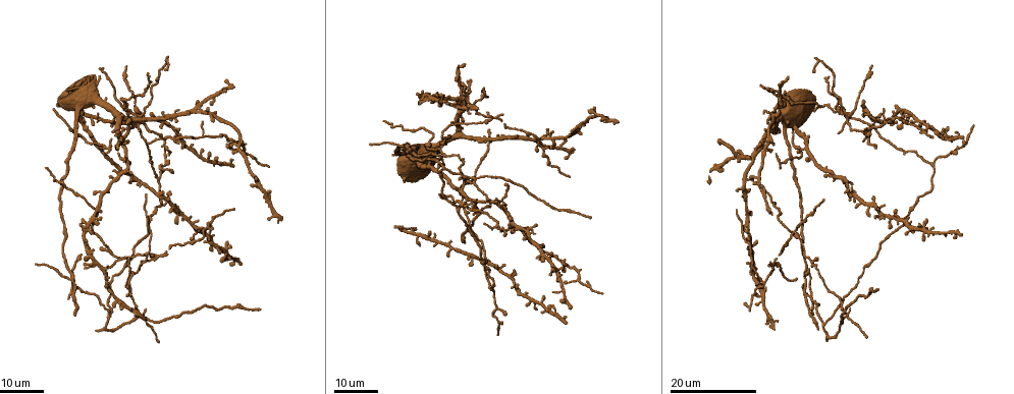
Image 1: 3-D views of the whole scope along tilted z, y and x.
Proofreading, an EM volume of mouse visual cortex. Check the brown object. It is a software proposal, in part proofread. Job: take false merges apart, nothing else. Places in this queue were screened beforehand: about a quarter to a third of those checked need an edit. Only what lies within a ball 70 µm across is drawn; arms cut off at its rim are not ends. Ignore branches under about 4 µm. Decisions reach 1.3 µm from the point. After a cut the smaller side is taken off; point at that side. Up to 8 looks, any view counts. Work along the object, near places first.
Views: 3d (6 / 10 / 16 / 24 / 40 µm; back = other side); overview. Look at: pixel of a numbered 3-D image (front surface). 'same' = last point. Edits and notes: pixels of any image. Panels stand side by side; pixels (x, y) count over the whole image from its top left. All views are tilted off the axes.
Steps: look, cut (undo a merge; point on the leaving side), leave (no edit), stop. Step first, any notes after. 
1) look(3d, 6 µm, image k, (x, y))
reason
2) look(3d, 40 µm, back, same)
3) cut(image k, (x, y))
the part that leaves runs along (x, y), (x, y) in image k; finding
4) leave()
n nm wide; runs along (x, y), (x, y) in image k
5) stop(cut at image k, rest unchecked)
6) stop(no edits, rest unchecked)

look(3d, 16 µm, image 1, (155, 254))
three-way junction

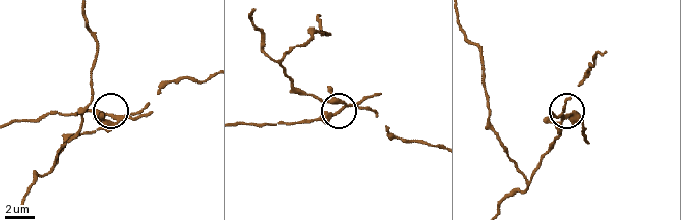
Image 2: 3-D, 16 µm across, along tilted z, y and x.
look(3d, 10 µm, image 2, (116, 118))
zoom in

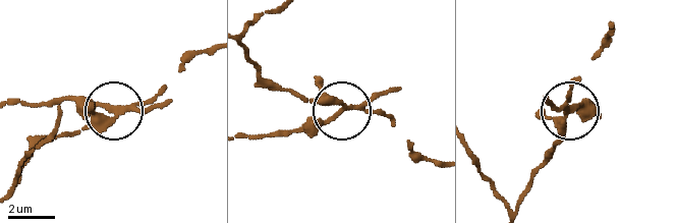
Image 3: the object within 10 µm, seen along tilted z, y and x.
cut(image 3, (320, 122))
the part that leaves runs along (348, 109), (269, 134), (245, 134) in image 3; a second cell is stuck on

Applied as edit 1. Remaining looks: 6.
look(overview)
see it whole again

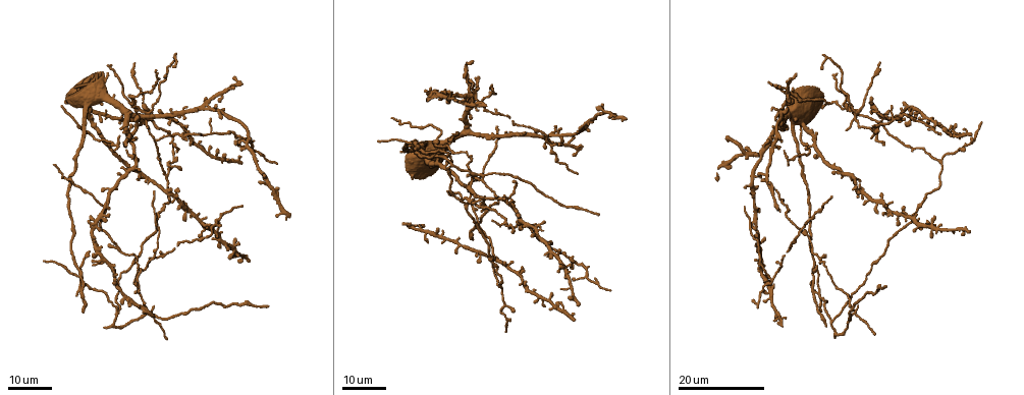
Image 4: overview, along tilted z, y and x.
look(3d, 16 µm, image 4, (829, 318))

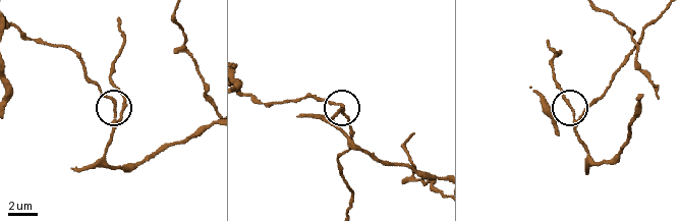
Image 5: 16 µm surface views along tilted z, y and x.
look(3d, 10 µm, image 5, (116, 113))

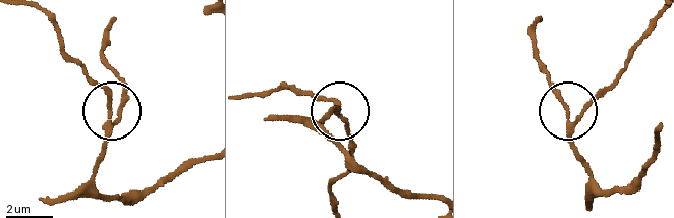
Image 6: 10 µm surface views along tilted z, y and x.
leave()
180 nm wide; continuous, no second cell

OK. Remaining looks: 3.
look(3d, 16 µm, image 4, (483, 173))
three arms meet

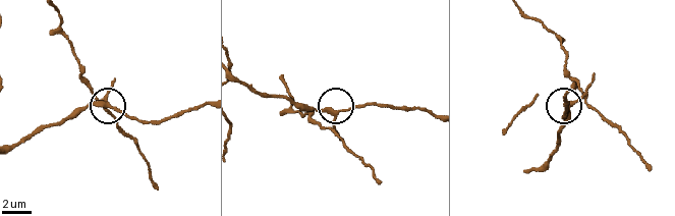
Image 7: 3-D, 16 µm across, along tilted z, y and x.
look(3d, 6 µm, image 7, (335, 111))

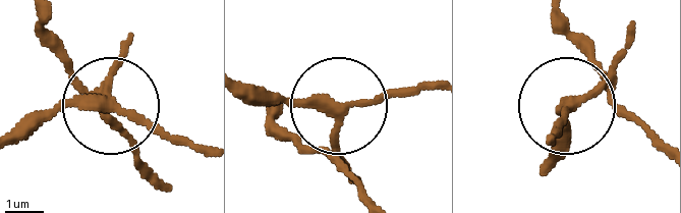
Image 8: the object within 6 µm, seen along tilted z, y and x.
look(3d, 6 µm, back, image 8, (112, 102))

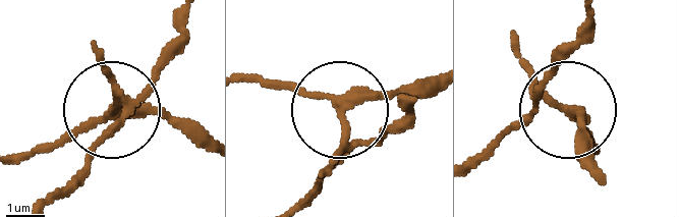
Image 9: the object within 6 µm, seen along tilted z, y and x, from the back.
cut(image 9, (93, 143))
3 arms; the part that leaves runs along (128, 99), (185, 18) in image 9; a second cell is stuck on

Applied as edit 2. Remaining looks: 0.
stop(cut at image 3, cut at image 9, rest unchecked)

